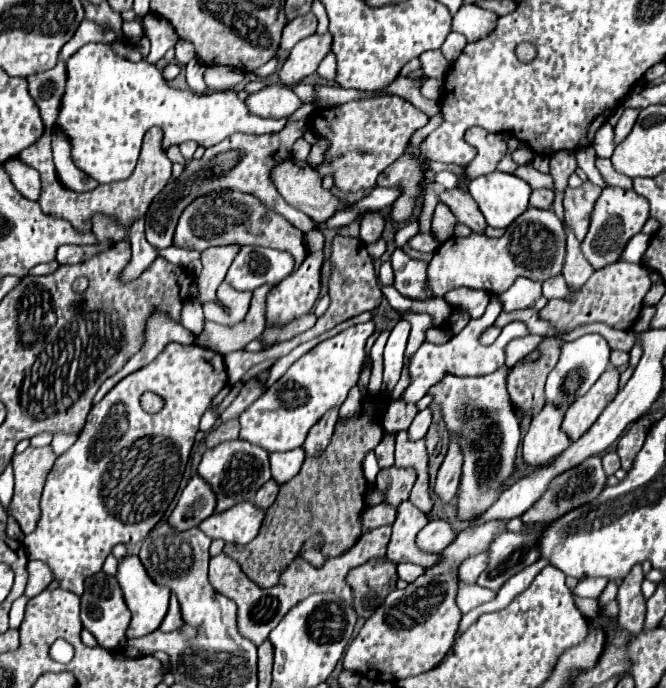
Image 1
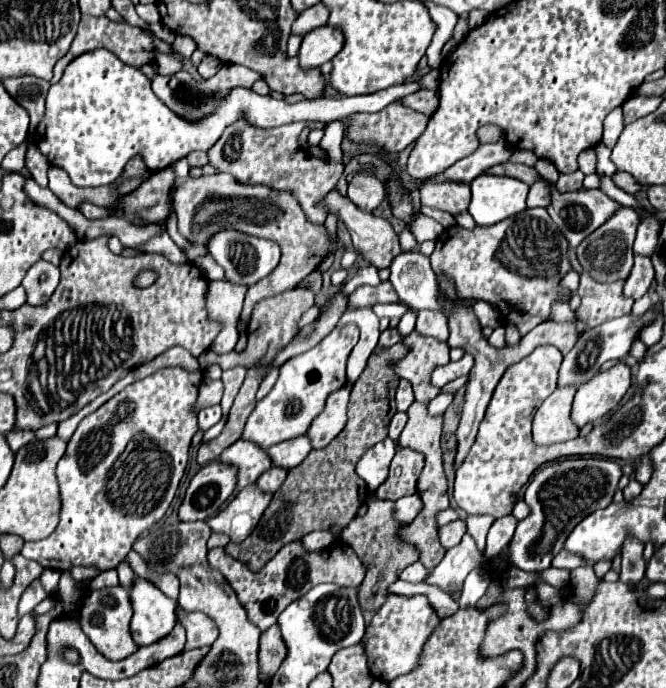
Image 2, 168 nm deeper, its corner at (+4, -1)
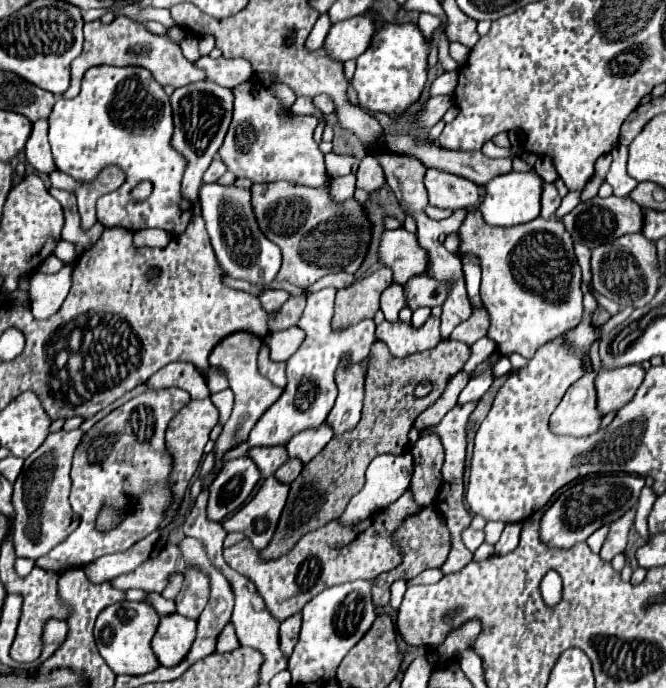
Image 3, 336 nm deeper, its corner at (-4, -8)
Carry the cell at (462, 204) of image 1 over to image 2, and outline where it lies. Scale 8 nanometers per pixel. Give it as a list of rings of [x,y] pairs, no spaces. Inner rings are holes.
[[[428,181],[420,187],[420,203],[456,215],[468,209],[470,187],[458,181]]]

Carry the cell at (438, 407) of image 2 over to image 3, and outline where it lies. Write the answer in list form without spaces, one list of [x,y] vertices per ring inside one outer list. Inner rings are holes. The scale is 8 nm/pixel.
[[[492,370],[482,372],[480,376],[470,378],[470,382],[466,384],[466,388],[458,396],[458,404],[468,404],[468,402],[480,400],[482,394],[490,388],[490,384],[492,384]]]

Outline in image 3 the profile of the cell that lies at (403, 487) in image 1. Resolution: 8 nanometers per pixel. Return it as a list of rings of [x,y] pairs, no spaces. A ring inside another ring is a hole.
[[[422,436],[410,448],[410,454],[414,458],[414,472],[408,490],[412,492],[412,500],[420,508],[426,508],[434,502],[440,488],[440,468],[444,462],[444,448],[438,436]]]

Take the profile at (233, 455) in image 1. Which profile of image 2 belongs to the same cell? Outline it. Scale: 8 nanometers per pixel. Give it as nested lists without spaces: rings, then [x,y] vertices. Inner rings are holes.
[[[240,439],[228,449],[224,449],[218,461],[230,461],[238,467],[238,487],[236,489],[244,489],[246,485],[254,483],[272,465],[268,451],[260,449],[258,445],[252,445],[246,439]]]

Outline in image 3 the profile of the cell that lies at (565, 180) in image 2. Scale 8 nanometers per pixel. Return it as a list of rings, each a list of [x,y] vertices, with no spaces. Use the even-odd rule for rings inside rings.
[[[576,190],[576,192],[568,192],[564,198],[562,198],[562,204],[560,204],[560,208],[556,210],[556,216],[560,218],[560,216],[564,216],[564,214],[568,214],[578,202],[580,202],[580,190]]]

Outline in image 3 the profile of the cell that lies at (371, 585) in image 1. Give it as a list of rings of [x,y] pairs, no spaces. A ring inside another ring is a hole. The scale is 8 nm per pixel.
[[[428,506],[428,508],[422,508],[422,512],[414,514],[414,516],[406,516],[402,520],[402,524],[396,528],[396,534],[394,534],[394,542],[398,544],[400,548],[400,556],[402,556],[402,562],[392,568],[390,572],[384,572],[380,574],[374,582],[372,582],[372,602],[376,608],[382,608],[390,602],[390,586],[394,580],[410,580],[414,576],[418,576],[422,570],[428,570],[428,568],[440,568],[440,564],[444,564],[444,560],[448,558],[448,548],[450,548],[450,542],[448,542],[448,528],[444,528],[444,520],[440,516],[440,512],[436,512],[434,506]]]

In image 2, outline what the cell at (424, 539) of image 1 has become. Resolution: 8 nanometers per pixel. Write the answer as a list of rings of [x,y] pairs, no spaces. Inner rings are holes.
[[[460,519],[452,521],[452,523],[444,525],[444,527],[440,527],[440,543],[446,549],[450,549],[450,547],[454,547],[454,545],[458,545],[462,541],[464,533],[466,533],[466,523],[460,521]]]

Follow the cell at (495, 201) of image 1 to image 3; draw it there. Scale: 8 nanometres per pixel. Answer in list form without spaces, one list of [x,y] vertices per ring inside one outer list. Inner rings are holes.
[[[510,172],[504,176],[496,176],[484,186],[484,200],[478,206],[482,218],[490,226],[516,226],[538,218],[540,214],[540,192],[542,180],[532,172]]]

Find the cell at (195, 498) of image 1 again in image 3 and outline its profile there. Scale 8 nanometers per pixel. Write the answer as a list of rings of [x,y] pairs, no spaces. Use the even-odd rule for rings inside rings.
[[[248,456],[224,464],[214,482],[210,484],[208,506],[206,506],[208,520],[222,522],[230,512],[240,508],[254,490],[258,480],[260,472]]]

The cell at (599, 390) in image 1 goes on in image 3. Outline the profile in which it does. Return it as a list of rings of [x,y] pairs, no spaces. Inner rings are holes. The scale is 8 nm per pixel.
[[[638,364],[616,368],[612,372],[598,372],[596,376],[598,412],[600,414],[618,412],[624,404],[628,404],[634,398],[642,380],[644,368]]]

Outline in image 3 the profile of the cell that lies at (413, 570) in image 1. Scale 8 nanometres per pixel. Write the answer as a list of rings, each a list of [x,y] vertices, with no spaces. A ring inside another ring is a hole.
[[[424,570],[424,572],[418,574],[416,578],[408,580],[406,584],[408,584],[408,586],[416,586],[416,584],[434,584],[434,582],[438,582],[442,576],[444,576],[444,574],[442,574],[440,570]]]

